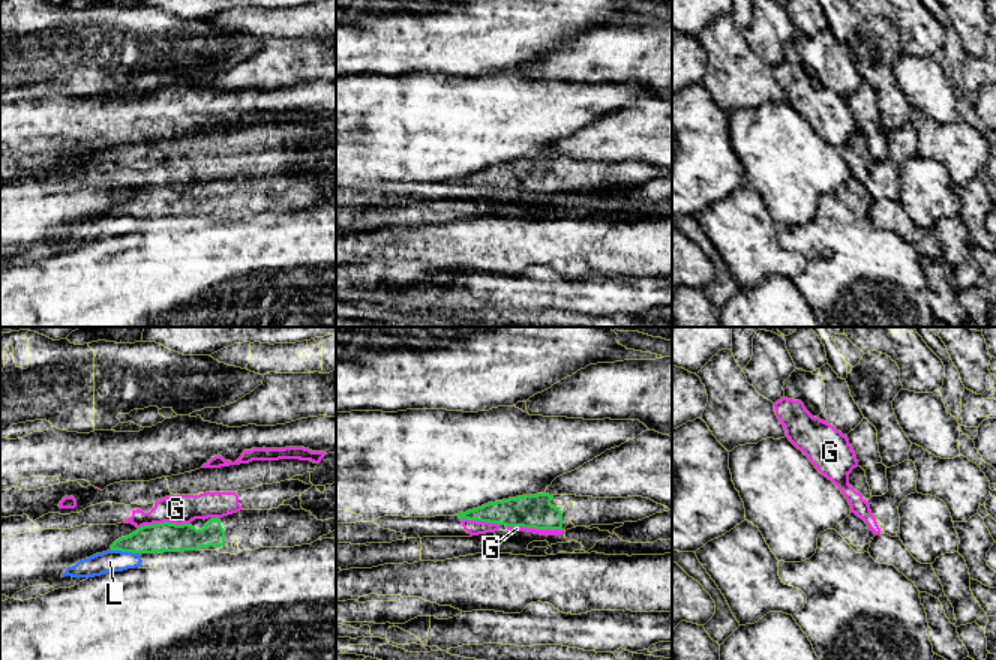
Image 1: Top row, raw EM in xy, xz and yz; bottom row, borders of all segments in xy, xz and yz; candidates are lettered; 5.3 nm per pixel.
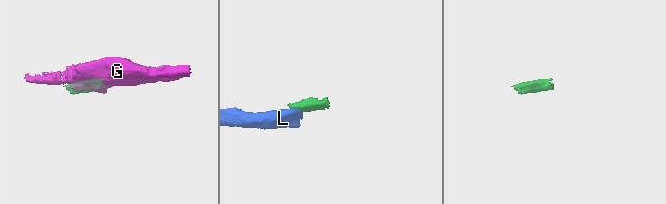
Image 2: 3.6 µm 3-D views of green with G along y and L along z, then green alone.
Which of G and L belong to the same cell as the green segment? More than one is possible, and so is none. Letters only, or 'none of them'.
none of them

